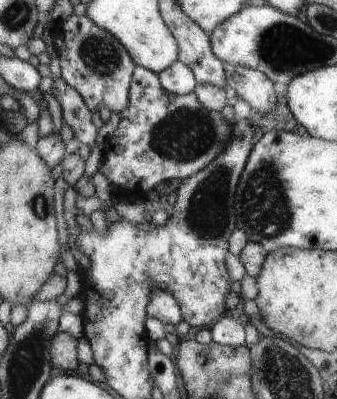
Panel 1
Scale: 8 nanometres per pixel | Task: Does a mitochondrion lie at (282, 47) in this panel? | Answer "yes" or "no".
yes

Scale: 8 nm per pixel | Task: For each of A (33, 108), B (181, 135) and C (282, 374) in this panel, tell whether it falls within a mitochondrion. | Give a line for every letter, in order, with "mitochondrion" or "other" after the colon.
A: other
B: mitochondrion
C: mitochondrion

